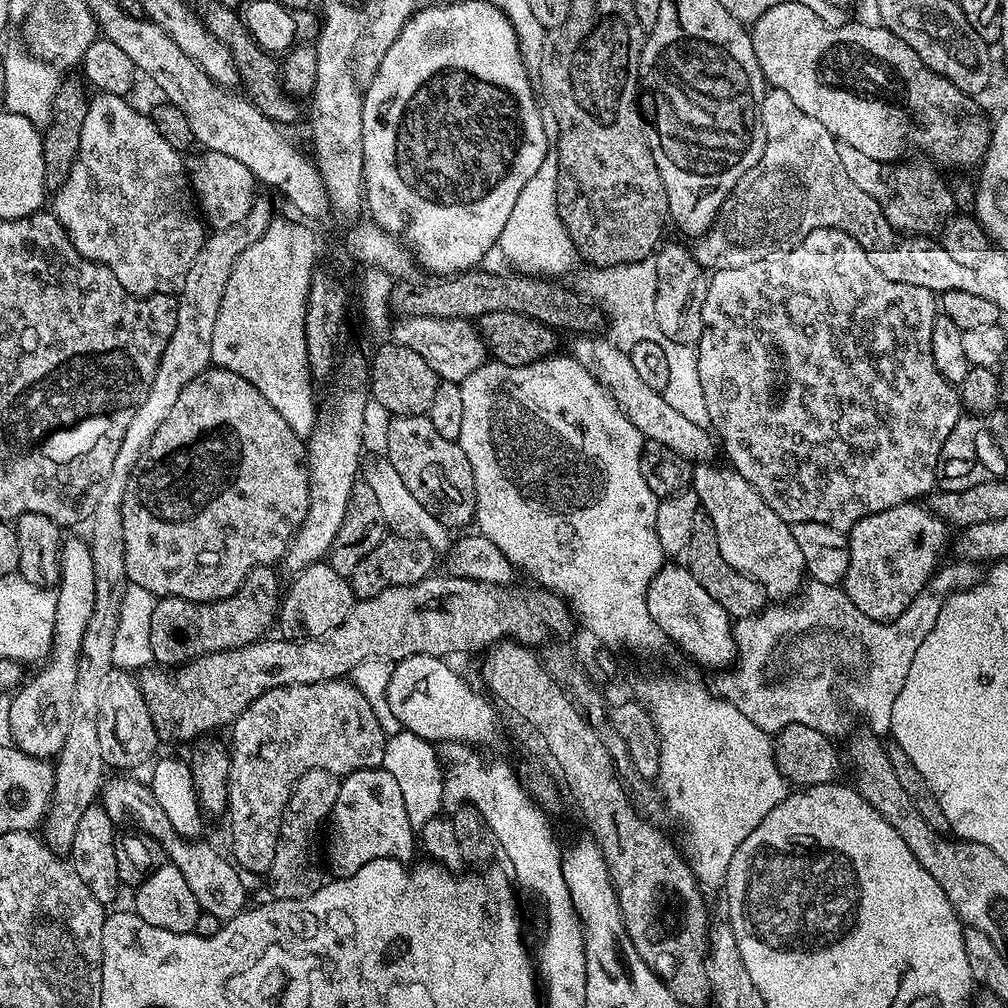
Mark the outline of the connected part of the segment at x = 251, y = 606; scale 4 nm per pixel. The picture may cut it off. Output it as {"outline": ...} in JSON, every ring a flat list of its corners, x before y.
{"outline":[[258,566,246,574,242,586,233,596,225,600,212,600,209,604,199,604,177,596,161,596,154,606,154,614,150,614,150,650,153,661,160,666,179,666,196,660,199,656,208,656,212,652,230,652,234,648,244,648,261,639,268,627,278,620,282,599,282,584,276,577,277,569,272,566]]}

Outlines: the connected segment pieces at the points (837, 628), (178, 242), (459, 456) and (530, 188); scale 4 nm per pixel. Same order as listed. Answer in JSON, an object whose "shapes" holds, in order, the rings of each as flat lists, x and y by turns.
{"shapes":[[[963,558,954,562,945,563,916,595,914,602,910,602,903,614,893,620,866,618,866,614,850,602,843,587,823,584,814,579,809,579,791,602,772,602,755,616,739,617,732,625,736,643,734,663,717,675,720,677,714,685,715,695,742,710,742,714,746,714,746,718,750,718,750,722,754,722,754,726,763,732,775,734,786,726,797,724,810,726,836,738,844,728,840,721,840,704,836,701,837,692,869,724,865,725,875,735,887,737,892,731,894,698,898,698,902,682,906,682,906,674,910,674,910,662,914,662,918,646,922,646,922,642,926,642,926,634,934,630,934,622,938,622,942,606,949,596,973,588,982,579,981,565]],[[101,92,89,99,86,122,82,122,82,142,78,150,78,158,74,162,66,182,62,182,62,186,55,189,50,200,50,211,53,216,58,218,58,222,66,230,70,242,83,256,106,266,110,270,110,274,114,274,114,278,118,278,118,282,122,282,122,286,126,286,128,292,133,292,136,296,151,296,154,292,172,290,184,283,186,270,190,270,190,262,194,262,198,250,202,250,204,245,206,224,198,211,192,185,188,183,188,169,185,157,176,152,174,146,170,146,170,142,166,142,166,138,162,138,162,134,158,134,151,115,144,113,143,116,138,109,131,108,127,104,128,102,125,97,115,96,109,92]],[[392,416,389,421,386,455,410,494,449,529,471,525,476,514,474,470,470,470,470,462,466,462,459,443,442,438,428,416]],[[546,156,542,158,542,166,538,166,538,174,522,186,522,194,518,194,518,202,514,202,514,210,510,210,510,218,506,218,506,226,502,226,502,234,498,241,498,252,501,252,510,263,520,267,521,271,528,274,539,274,544,278,560,278,563,272,571,270,578,264,578,256,575,251,567,250,565,246,571,245,572,239,568,233,568,227,562,222,562,218,556,209,556,167,558,156]]]}

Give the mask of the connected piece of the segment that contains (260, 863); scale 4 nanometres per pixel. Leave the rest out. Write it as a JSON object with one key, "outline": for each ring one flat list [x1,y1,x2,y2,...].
{"outline":[[347,679,327,680,317,684,295,684,294,686,282,686,281,688,266,690,257,700,250,702,250,706,246,706,246,710,242,710,242,714,237,720,232,721,230,731,232,731,232,744,230,743,232,761,228,771,228,807,226,809,228,828,232,831,232,852,230,851,230,856,243,871,257,874,266,874,274,862,274,854,280,837,280,827,284,821,284,811,290,802,290,796,298,778,302,778,302,774,306,774,308,770,314,770,315,768,330,770,335,776,343,778,358,770,381,767,384,762,386,742,388,741,382,726,378,726,378,718,374,718,374,710,370,710,370,702,366,702,362,690,355,688]]}

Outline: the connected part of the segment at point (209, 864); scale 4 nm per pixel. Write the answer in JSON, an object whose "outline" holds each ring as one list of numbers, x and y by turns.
{"outline":[[120,774,117,780,109,779,102,788,102,807,110,816,113,824,128,830,145,832,153,836,164,847,165,857,182,872,191,893,197,898,201,912,214,914,221,922,233,920,238,913,245,911,246,893,240,877,241,869,227,855,208,844,196,844,195,839,179,836,166,818,166,810,158,806,151,787,147,783,139,784,131,780,131,775]]}

